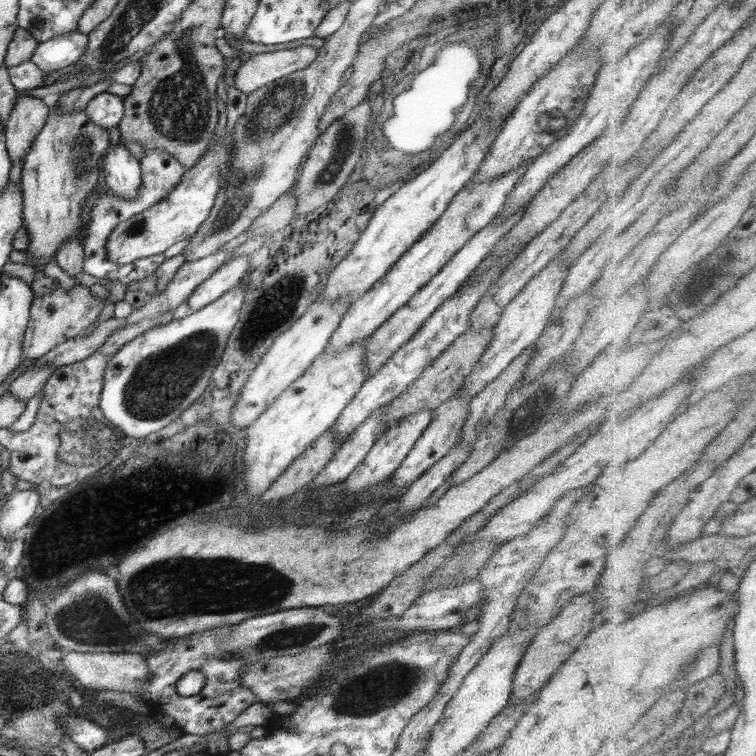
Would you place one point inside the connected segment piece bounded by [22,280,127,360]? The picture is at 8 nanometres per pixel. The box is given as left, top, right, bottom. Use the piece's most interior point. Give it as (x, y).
(56, 317)

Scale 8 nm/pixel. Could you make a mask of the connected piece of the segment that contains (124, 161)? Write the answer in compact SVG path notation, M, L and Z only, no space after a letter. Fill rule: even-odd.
M124 145L109 148L101 167L110 192L116 197L126 201L138 197L142 184L141 164Z

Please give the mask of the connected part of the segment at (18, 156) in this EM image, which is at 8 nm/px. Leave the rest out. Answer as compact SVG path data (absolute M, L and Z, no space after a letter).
M17 93L14 108L5 124L6 150L12 161L21 160L45 125L50 108L40 98Z

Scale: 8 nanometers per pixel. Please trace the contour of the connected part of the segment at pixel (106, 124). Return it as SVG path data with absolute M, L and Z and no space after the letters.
M104 92L95 96L83 109L89 119L105 129L118 126L125 113L123 97Z

